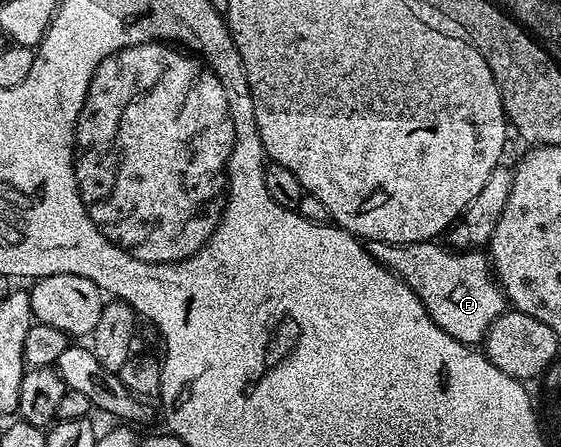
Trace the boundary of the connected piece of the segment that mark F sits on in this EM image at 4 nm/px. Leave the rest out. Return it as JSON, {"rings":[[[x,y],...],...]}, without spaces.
{"rings":[[[436,240],[416,241],[406,245],[389,245],[386,241],[370,241],[367,248],[369,254],[376,261],[390,269],[423,303],[427,315],[431,315],[433,322],[447,335],[451,335],[456,341],[462,341],[464,345],[477,347],[484,342],[487,331],[499,319],[501,313],[506,312],[507,302],[504,292],[497,284],[496,277],[493,276],[491,262],[484,252],[481,251],[454,251]]]}

